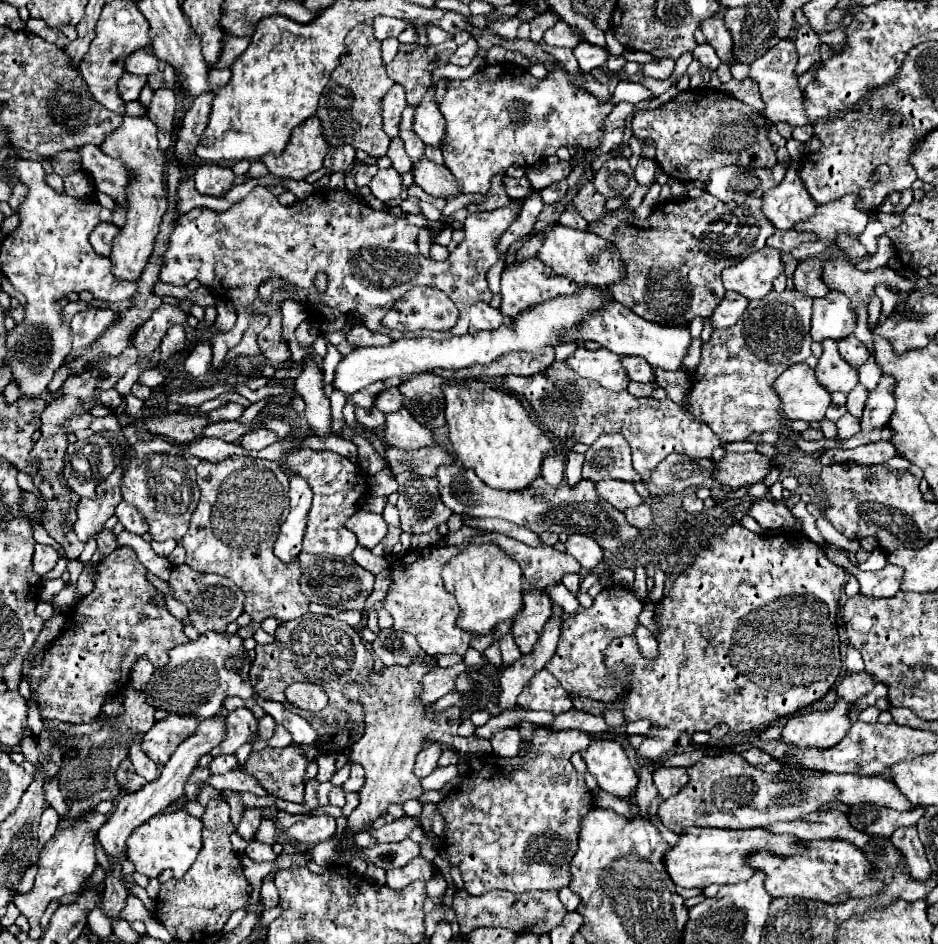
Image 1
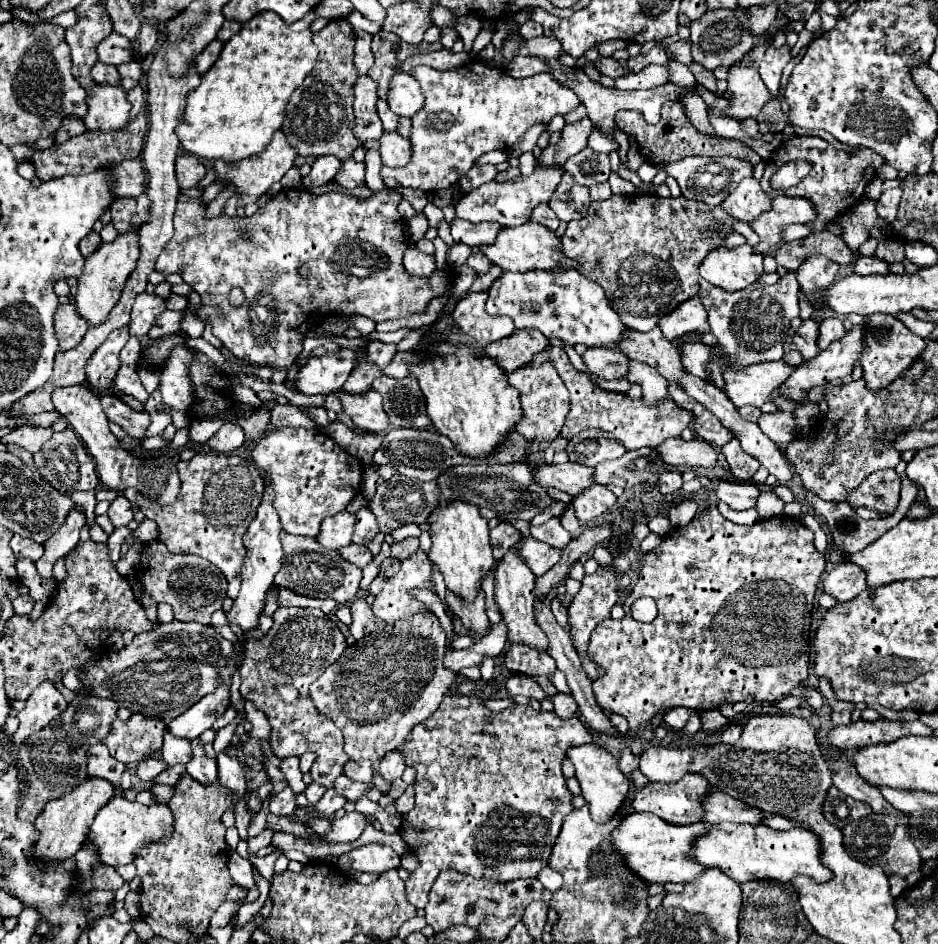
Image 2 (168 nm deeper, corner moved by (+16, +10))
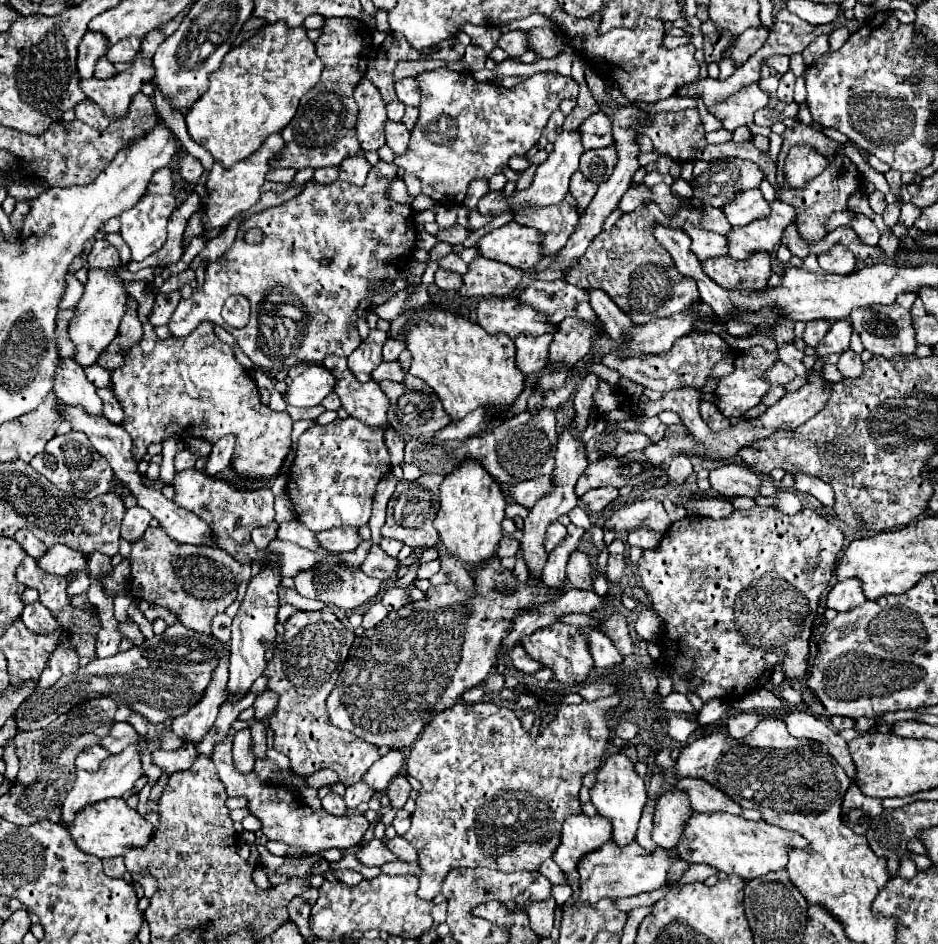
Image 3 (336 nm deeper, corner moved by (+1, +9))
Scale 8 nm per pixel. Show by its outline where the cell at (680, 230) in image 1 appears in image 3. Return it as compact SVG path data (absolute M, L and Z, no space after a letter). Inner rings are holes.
M647 203L643 207L637 207L631 213L621 215L621 219L613 225L611 231L603 231L595 237L595 241L585 251L583 259L567 271L563 277L565 281L585 287L585 289L603 289L635 323L649 323L651 319L669 317L677 311L683 311L699 299L699 289L695 279L683 279L679 275L675 261L663 247L659 247L659 241L653 235L653 229L657 223L679 227L683 223L691 223L693 227L701 227L703 221L703 209L701 207L681 207L675 213L667 215L659 209L657 203Z

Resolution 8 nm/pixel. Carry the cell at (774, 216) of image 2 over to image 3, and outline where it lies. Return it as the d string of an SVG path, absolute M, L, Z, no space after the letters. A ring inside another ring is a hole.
M775 199L771 203L771 215L749 223L747 227L735 227L729 239L729 255L733 259L749 259L757 251L773 253L783 237L783 231L797 221L797 209L789 203Z

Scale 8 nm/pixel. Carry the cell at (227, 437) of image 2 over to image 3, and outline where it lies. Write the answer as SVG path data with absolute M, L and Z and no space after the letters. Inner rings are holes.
M227 435L227 437L219 439L211 449L211 455L209 455L205 471L209 475L213 475L213 477L219 475L231 463L233 451L235 451L235 435Z

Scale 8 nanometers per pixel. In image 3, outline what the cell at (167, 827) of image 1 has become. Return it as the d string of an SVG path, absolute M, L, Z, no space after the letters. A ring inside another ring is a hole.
M115 797L85 807L75 817L75 823L69 827L69 833L81 851L89 855L97 855L99 859L113 859L113 857L123 857L129 849L147 847L153 835L153 827L141 813L137 813L137 809L131 809L125 799Z

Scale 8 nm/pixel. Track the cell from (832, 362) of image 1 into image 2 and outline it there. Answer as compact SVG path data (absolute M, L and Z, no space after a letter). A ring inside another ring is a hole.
M812 318L802 320L800 328L794 332L792 342L796 344L796 348L798 348L798 352L802 354L804 360L814 358L820 352L818 346L816 346L816 338L818 338L818 322L814 322Z

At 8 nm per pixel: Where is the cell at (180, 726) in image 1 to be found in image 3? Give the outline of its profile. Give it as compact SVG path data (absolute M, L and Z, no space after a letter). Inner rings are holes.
M113 723L111 733L101 741L101 745L109 751L109 753L119 753L123 751L123 747L135 743L141 745L143 737L129 725L129 723Z

